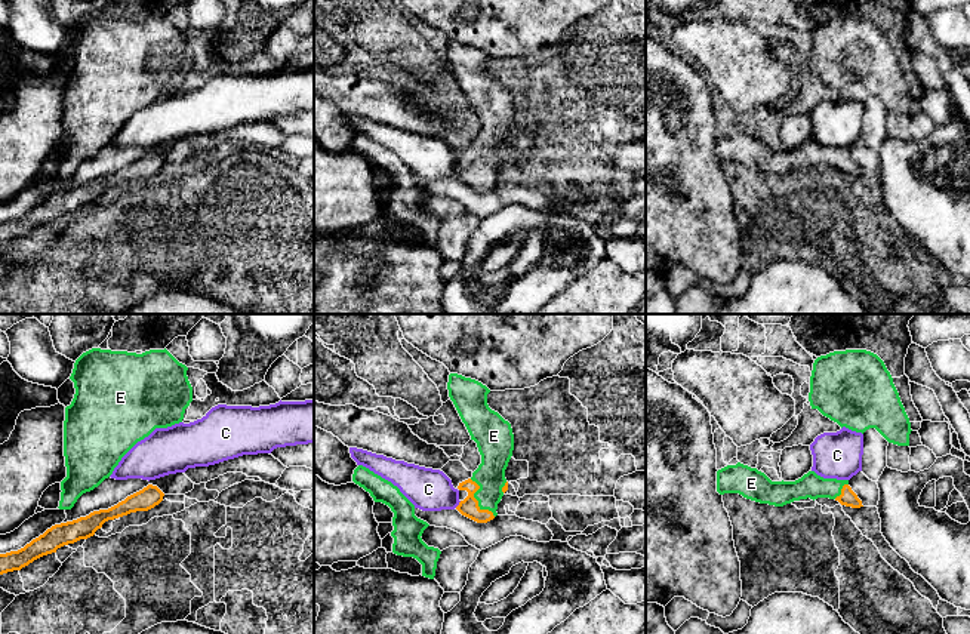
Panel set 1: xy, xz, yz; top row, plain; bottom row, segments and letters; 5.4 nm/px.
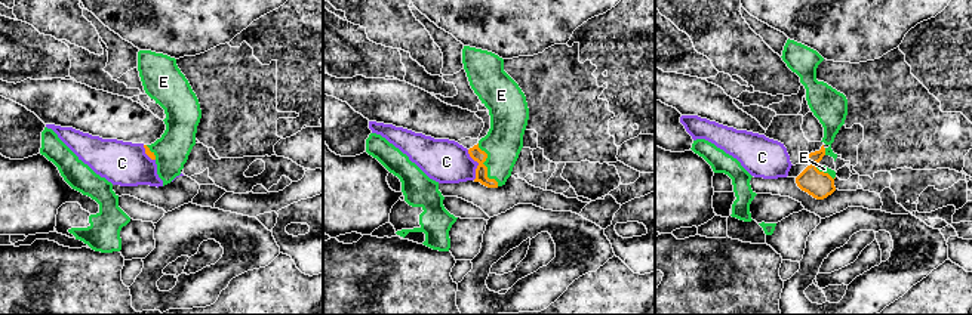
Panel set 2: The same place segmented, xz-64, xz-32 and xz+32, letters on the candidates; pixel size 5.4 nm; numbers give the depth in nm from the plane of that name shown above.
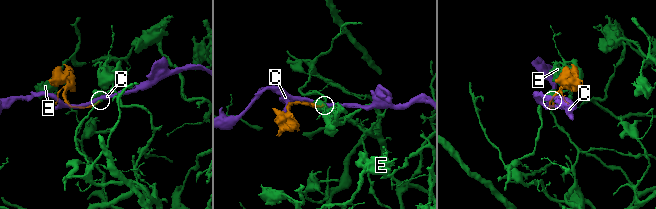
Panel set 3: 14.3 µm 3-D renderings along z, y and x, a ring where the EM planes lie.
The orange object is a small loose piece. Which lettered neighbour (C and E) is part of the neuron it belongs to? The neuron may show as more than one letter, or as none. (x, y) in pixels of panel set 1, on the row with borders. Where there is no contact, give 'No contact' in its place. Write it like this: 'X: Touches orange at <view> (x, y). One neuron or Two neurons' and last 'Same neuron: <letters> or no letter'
C: Touches orange at xz (459, 504). Two neurons
E: Touches orange at xz (476, 499). One neuron
Same neuron: E

